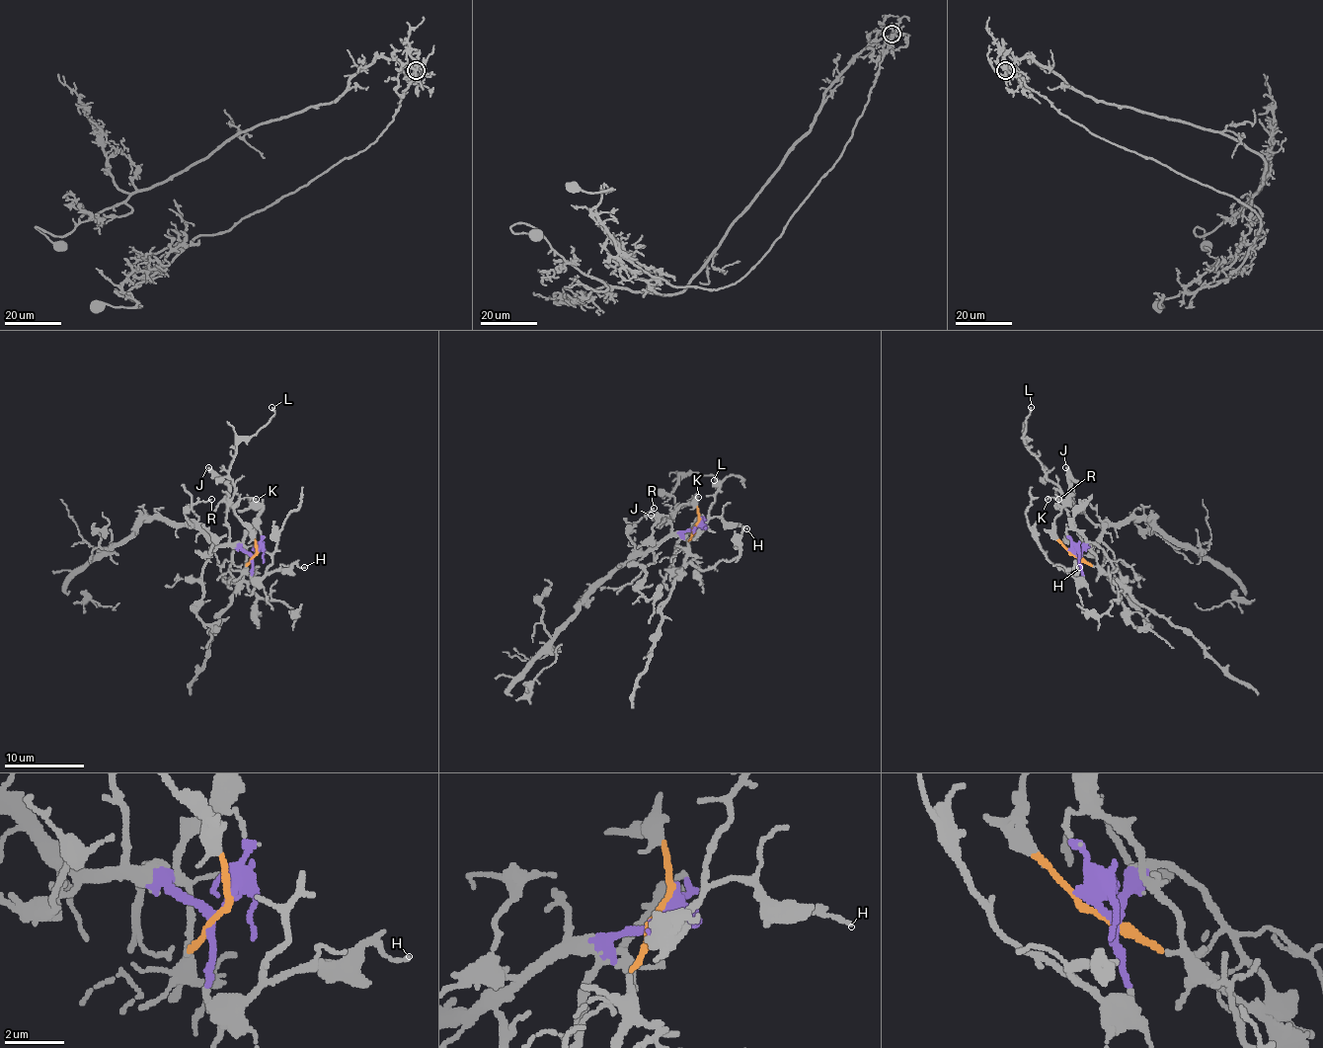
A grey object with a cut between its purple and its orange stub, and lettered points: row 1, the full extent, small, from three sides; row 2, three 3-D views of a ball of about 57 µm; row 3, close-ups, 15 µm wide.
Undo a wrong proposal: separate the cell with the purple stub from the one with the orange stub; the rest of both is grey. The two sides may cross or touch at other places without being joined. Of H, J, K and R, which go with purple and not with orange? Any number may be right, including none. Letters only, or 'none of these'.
H, R

